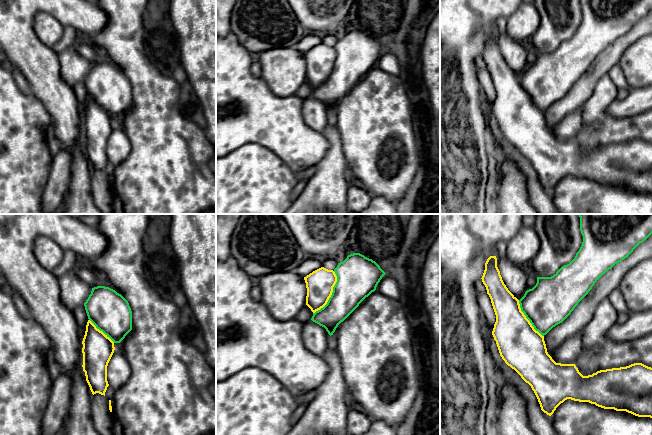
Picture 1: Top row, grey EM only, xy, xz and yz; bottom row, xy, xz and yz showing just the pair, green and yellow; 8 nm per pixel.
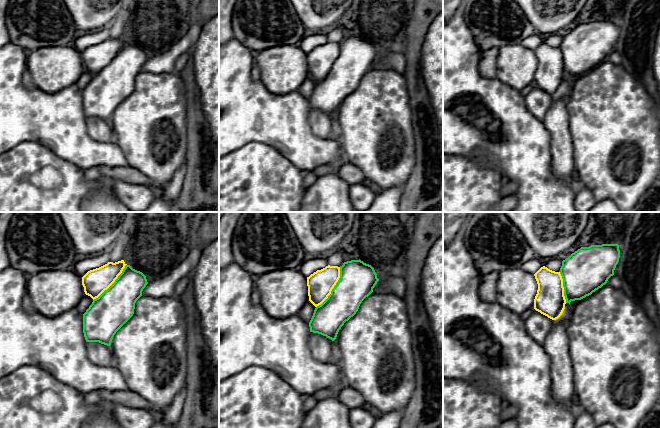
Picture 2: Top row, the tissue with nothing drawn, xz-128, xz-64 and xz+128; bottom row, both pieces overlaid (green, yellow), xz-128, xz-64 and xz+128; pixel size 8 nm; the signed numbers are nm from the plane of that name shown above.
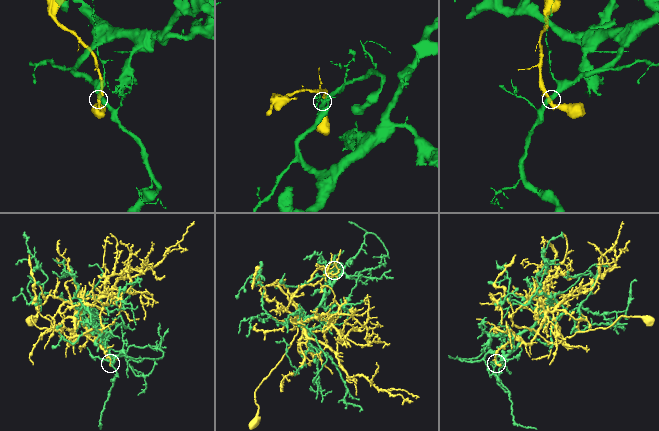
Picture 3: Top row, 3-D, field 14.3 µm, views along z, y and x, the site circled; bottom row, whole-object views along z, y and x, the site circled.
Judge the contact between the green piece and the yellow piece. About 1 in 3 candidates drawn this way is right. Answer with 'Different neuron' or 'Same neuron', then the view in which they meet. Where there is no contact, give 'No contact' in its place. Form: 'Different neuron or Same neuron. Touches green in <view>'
Different neuron. Touches green in xz

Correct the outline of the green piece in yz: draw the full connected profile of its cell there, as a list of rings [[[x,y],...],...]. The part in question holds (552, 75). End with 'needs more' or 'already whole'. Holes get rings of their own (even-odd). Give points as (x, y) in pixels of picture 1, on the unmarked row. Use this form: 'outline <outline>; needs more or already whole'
outline [[[580,0],[580,7],[583,18],[575,34],[553,52],[537,53],[536,61],[519,76],[521,87],[542,112],[562,99],[602,51],[652,10],[652,0]]]; already whole

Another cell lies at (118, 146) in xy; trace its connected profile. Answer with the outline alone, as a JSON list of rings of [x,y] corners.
[[[115,125],[107,142],[107,157],[114,166],[122,163],[130,154],[131,143],[120,125]]]

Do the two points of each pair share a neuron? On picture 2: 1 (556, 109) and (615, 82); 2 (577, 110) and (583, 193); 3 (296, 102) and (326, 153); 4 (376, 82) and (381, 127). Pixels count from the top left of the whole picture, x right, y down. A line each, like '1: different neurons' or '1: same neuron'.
1: different neurons
2: different neurons
3: same neuron
4: same neuron

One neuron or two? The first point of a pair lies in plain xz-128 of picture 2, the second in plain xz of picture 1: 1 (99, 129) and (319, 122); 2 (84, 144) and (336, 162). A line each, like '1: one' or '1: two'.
1: one
2: two

